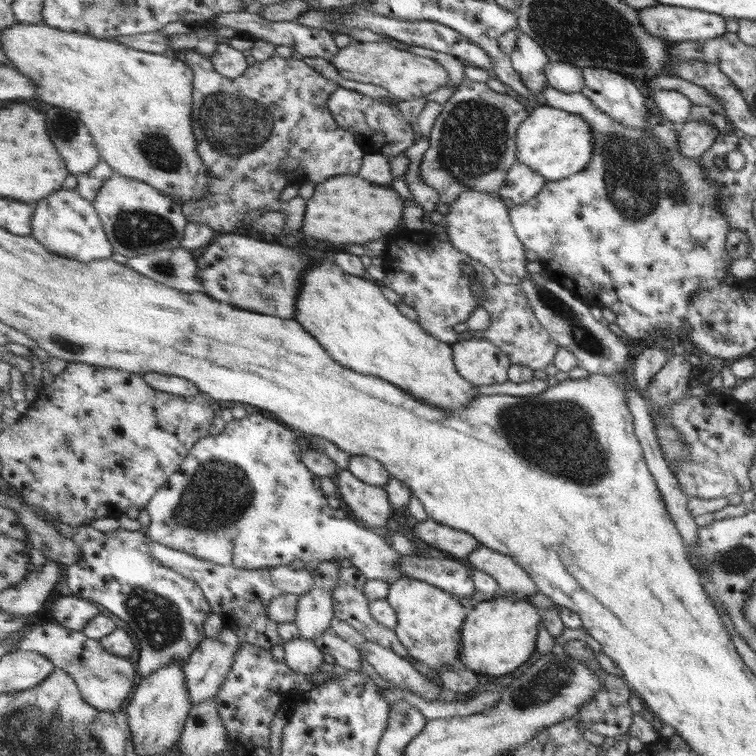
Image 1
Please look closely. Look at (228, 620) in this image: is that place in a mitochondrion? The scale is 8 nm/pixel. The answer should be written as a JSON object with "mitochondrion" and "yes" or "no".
{"mitochondrion":"no"}

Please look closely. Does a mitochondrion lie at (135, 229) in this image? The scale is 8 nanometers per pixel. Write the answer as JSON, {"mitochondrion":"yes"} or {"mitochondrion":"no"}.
{"mitochondrion":"yes"}

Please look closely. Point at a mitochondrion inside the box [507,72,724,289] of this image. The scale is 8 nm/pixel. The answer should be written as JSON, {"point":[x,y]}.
{"point":[629,175]}

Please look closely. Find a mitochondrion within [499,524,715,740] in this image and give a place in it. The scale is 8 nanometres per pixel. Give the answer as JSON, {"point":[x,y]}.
{"point":[553,676]}

